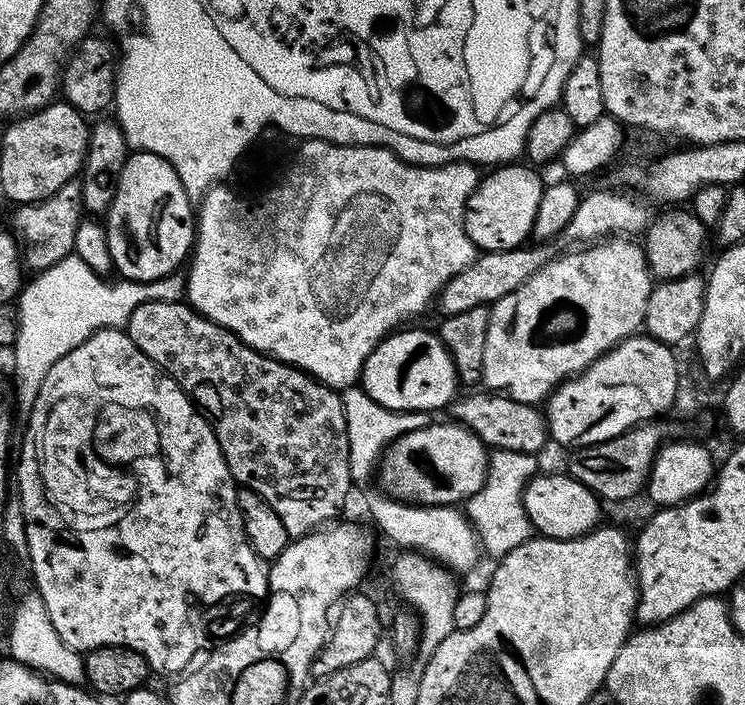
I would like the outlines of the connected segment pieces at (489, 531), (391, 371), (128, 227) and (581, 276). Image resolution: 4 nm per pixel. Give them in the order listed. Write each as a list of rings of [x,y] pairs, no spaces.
[[[495,449],[488,460],[486,478],[477,494],[464,504],[464,513],[480,541],[481,549],[498,560],[516,549],[534,534],[532,523],[524,508],[524,490],[529,480],[537,475],[537,457],[522,451]]]
[[[407,328],[393,331],[381,340],[370,358],[366,358],[359,383],[374,402],[390,410],[432,414],[435,408],[447,409],[458,396],[458,377],[452,355],[435,331]]]
[[[136,150],[122,166],[114,202],[106,213],[106,227],[112,263],[121,277],[160,280],[173,275],[193,251],[194,201],[186,194],[170,162],[152,152]]]
[[[613,234],[599,242],[592,242],[587,246],[577,247],[580,248],[577,252],[568,252],[565,256],[557,255],[549,260],[547,264],[542,265],[530,278],[526,278],[526,282],[522,282],[522,286],[518,286],[518,290],[506,294],[506,298],[498,298],[498,302],[491,305],[488,313],[486,354],[482,354],[483,387],[494,393],[504,393],[505,396],[516,399],[518,402],[535,406],[539,405],[541,402],[547,401],[548,397],[552,395],[552,391],[556,389],[556,385],[564,383],[570,376],[583,372],[599,356],[609,352],[620,340],[625,340],[627,336],[639,333],[644,323],[647,299],[650,298],[654,287],[654,277],[648,271],[648,259],[644,256],[643,247],[637,241],[635,244],[632,240],[635,239],[629,238],[624,234]]]

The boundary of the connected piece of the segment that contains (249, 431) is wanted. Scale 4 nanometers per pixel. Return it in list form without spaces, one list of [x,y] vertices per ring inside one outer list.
[[[147,300],[145,304],[138,306],[138,310],[134,310],[130,314],[126,331],[134,342],[134,346],[138,346],[138,350],[142,350],[142,354],[146,354],[146,358],[150,358],[150,362],[154,362],[161,368],[192,399],[193,404],[204,416],[205,422],[212,428],[214,438],[218,438],[218,446],[226,458],[232,479],[236,481],[237,485],[254,490],[254,494],[261,496],[272,507],[274,514],[278,514],[278,518],[282,518],[282,526],[286,526],[289,537],[305,536],[316,531],[317,528],[325,527],[329,522],[335,521],[339,517],[336,515],[339,514],[340,507],[347,502],[348,495],[351,494],[352,487],[354,487],[354,481],[350,474],[350,442],[346,434],[344,401],[337,389],[328,387],[327,384],[314,379],[313,376],[309,376],[308,373],[300,368],[295,368],[292,364],[283,364],[281,360],[276,360],[273,356],[266,356],[264,353],[246,346],[246,342],[239,340],[230,330],[218,326],[212,320],[207,320],[191,304],[180,300]]]

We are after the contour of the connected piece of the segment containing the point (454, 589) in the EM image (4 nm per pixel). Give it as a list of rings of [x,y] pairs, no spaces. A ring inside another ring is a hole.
[[[404,550],[398,555],[400,556],[392,566],[392,578],[401,598],[414,608],[420,618],[422,626],[418,628],[416,651],[418,650],[420,658],[425,660],[442,644],[443,638],[455,631],[454,605],[460,593],[460,586],[457,586],[457,577],[449,569],[421,553]]]

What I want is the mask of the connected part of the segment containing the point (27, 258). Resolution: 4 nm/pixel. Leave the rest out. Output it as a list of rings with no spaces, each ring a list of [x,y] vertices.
[[[80,180],[66,182],[66,186],[62,186],[62,190],[58,190],[50,198],[39,204],[21,204],[15,211],[11,227],[22,245],[23,263],[27,267],[29,264],[33,268],[31,271],[39,274],[59,260],[65,260],[72,252],[74,234],[78,234],[78,226],[85,215]]]

